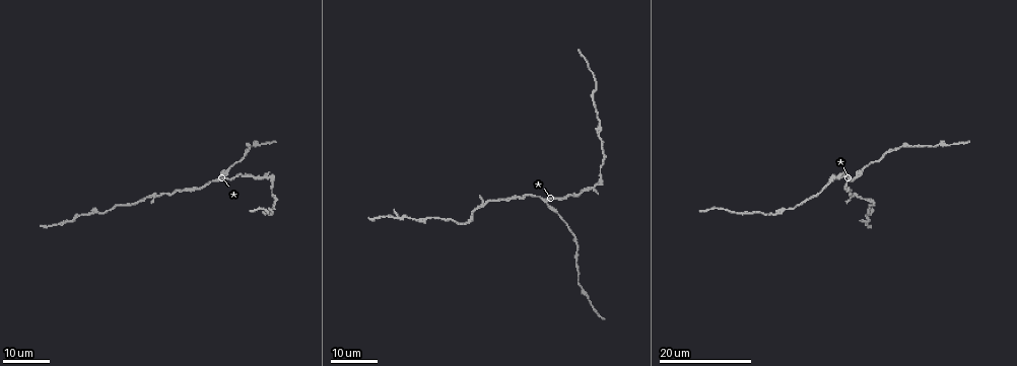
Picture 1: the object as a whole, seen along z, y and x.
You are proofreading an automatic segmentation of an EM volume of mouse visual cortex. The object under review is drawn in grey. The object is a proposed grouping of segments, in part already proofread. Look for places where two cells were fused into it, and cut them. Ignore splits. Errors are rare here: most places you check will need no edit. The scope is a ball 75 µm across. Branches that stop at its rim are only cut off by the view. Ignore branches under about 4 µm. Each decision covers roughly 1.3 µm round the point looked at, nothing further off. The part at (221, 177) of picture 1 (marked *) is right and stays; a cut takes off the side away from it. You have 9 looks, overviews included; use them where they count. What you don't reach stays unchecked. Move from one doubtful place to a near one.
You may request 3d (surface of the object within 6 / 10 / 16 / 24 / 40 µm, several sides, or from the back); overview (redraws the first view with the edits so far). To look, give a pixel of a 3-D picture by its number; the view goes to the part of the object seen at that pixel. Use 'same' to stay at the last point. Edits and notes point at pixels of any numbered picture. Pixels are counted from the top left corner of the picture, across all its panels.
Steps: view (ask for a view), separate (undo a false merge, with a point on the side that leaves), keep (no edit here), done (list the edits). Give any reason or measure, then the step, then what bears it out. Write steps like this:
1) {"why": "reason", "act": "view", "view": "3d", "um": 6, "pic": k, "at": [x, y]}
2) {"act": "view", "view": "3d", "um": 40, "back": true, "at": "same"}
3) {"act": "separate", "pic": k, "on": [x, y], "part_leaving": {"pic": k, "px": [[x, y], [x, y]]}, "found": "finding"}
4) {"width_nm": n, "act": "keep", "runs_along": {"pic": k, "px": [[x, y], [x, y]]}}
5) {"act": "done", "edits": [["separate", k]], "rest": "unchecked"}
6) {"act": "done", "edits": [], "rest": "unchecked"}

{"why": "arms part here", "act": "view", "view": "3d", "um": 24, "pic": 1, "at": [545, 205]}

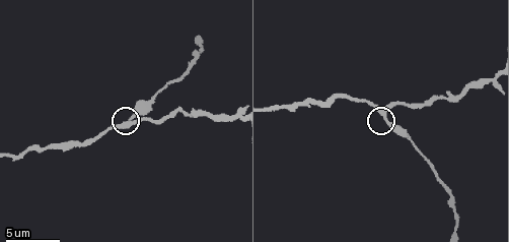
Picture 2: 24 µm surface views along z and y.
{"act": "view", "view": "3d", "um": 10, "pic": 2, "at": [383, 116]}

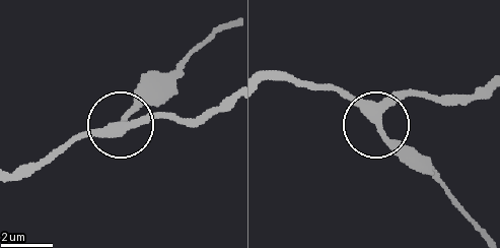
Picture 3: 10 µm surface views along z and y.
{"why": "closer look", "act": "view", "view": "3d", "um": 6, "pic": 3, "at": [378, 120]}

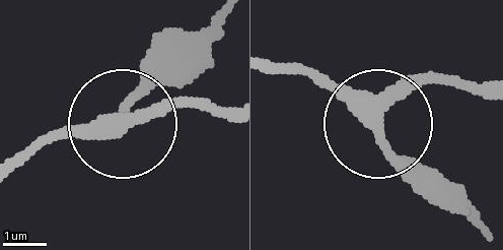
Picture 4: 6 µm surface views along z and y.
{"width_nm": 300, "act": "keep", "found": "one cell here"}

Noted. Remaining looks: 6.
{"why": "thick turns thin", "act": "view", "view": "3d", "um": 24, "pic": 1, "at": [592, 103]}

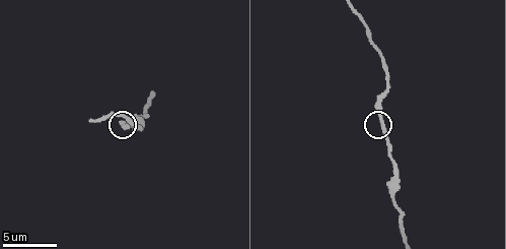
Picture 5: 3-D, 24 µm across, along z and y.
{"why": "closer look", "act": "view", "view": "3d", "um": 10, "pic": 5, "at": [383, 121]}

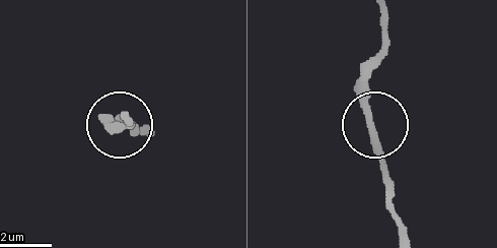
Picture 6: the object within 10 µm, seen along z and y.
{"width_nm": 280, "act": "keep", "runs_along": {"pic": 6, "px": [[401, 233], [368, 108], [368, 58]]}, "found": "all the same cell"}

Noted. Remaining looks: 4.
{"why": "calibre changes", "act": "view", "view": "3d", "um": 10, "pic": 5, "at": [141, 128]}

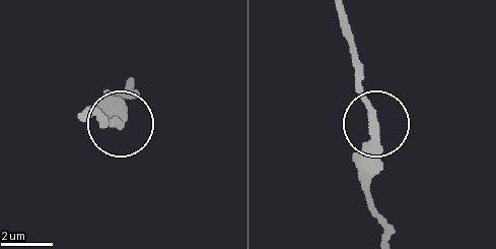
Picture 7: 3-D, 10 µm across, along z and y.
{"act": "view", "view": "3d", "um": 6, "pic": 7, "at": [120, 122]}

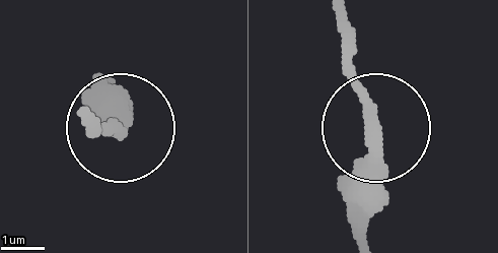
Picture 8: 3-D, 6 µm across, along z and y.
{"act": "keep", "runs_along": {"pic": 8, "px": [[368, 234], [378, 114], [346, 30]]}, "found": "one cell here"}

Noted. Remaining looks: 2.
{"why": "sudden change in width", "act": "view", "view": "3d", "um": 24, "pic": 1, "at": [258, 146]}

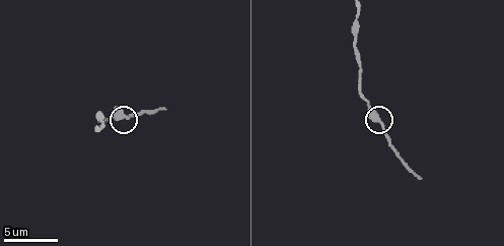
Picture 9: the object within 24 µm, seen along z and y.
{"act": "view", "view": "3d", "um": 10, "pic": 9, "at": [377, 120]}

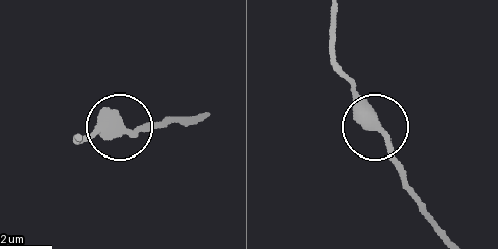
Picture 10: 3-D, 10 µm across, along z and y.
{"act": "keep", "found": "continuous, no second cell"}

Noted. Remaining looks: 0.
{"act": "done", "edits": [], "rest": "unchecked"}

